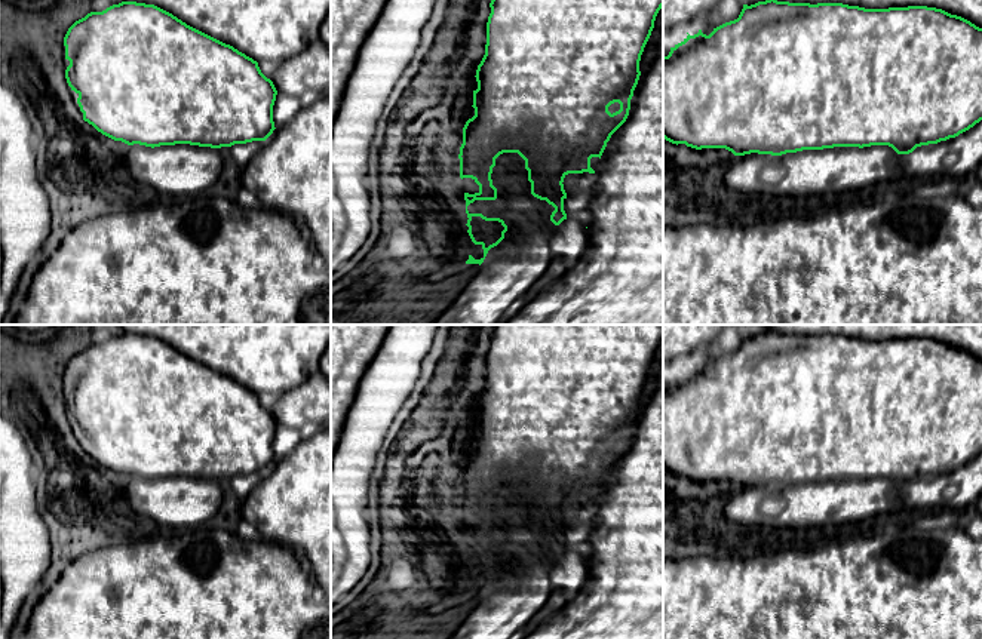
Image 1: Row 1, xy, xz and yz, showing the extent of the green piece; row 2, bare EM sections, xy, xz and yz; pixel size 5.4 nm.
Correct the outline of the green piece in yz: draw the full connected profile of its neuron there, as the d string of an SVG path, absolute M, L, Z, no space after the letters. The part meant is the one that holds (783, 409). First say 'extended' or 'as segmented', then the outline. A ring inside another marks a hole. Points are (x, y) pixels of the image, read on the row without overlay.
as segmented | M774 331L743 337L737 351L725 354L706 368L699 362L670 380L663 388L663 470L687 479L725 480L734 488L751 485L782 488L803 482L834 479L889 477L897 486L909 486L917 479L937 476L969 463L982 452L982 360L942 341L927 338L865 341L843 335L789 335Z

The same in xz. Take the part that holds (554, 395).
as segmented | M494 325L494 329L490 335L491 345L487 354L487 377L485 387L476 402L478 421L473 423L473 440L475 448L469 451L463 460L463 476L460 479L460 510L472 510L478 517L479 523L475 526L464 525L466 532L466 546L467 546L467 565L475 577L481 577L484 581L484 589L475 592L469 587L466 596L482 596L488 583L497 578L507 563L507 557L500 550L487 550L482 546L470 546L467 538L475 532L495 532L497 520L492 517L491 506L495 498L495 491L503 485L518 485L525 492L525 501L528 503L528 513L531 514L531 526L540 532L546 532L555 540L550 547L550 553L555 557L559 557L567 552L564 543L564 532L567 525L564 522L564 510L568 506L595 506L590 500L590 491L602 488L607 474L611 467L626 454L630 442L630 431L633 423L638 417L641 403L639 393L644 384L644 380L651 368L654 360L654 353L659 342L663 340L663 325Z

